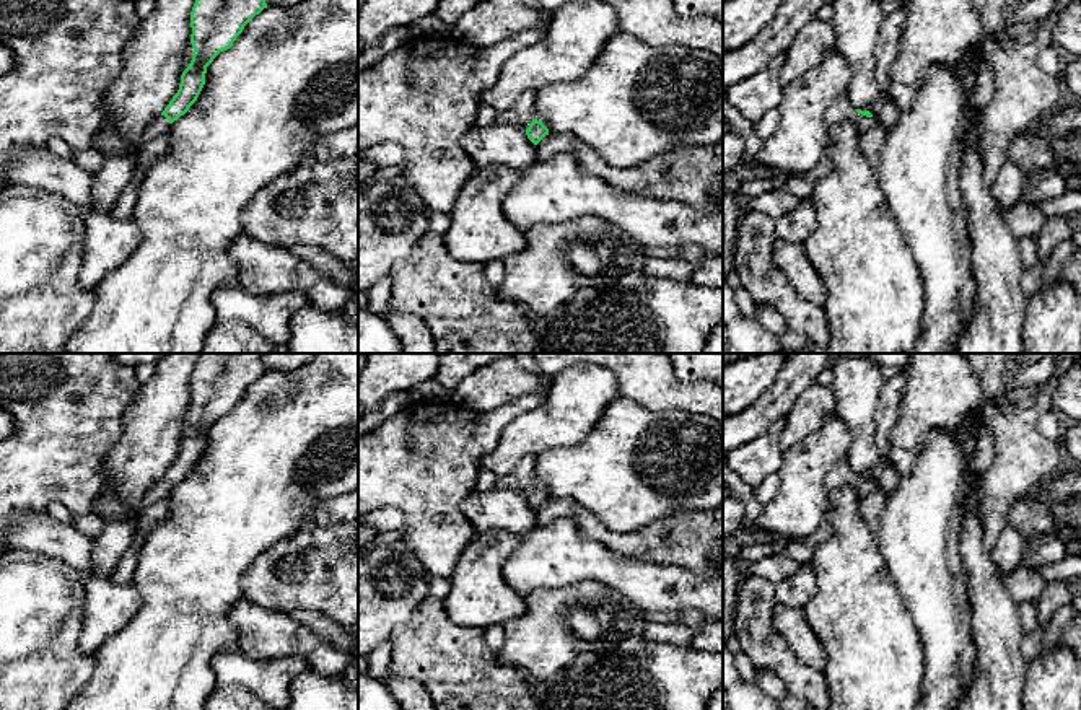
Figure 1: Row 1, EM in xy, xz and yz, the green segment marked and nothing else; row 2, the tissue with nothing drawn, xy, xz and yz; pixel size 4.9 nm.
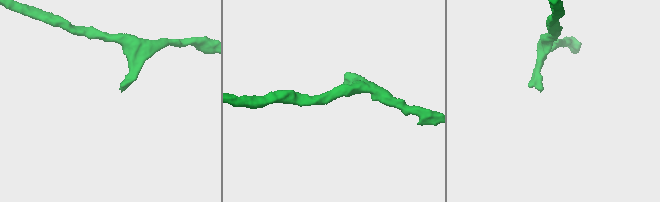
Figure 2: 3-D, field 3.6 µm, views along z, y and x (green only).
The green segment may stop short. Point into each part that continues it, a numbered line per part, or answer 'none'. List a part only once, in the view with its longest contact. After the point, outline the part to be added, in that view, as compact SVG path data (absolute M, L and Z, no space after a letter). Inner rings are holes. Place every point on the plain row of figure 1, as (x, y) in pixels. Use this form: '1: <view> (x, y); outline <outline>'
1: yz (840, 477); outline M843 466L843 467L837 467L832 472L830 480L829 480L829 492L834 492L842 487L851 487L855 493L860 498L863 498L876 487L876 484L858 479L851 469Z

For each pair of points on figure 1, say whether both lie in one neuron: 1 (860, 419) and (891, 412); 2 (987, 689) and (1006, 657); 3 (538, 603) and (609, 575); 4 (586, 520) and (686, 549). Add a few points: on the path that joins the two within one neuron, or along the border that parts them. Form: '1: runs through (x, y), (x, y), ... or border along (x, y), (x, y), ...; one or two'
1: border along (886, 380), (876, 412), (876, 443), (879, 453); two
2: runs through (995, 681), (998, 678), (998, 665); one
3: border along (555, 588), (601, 582), (627, 600); two
4: runs through (611, 539), (621, 544), (661, 544); one

